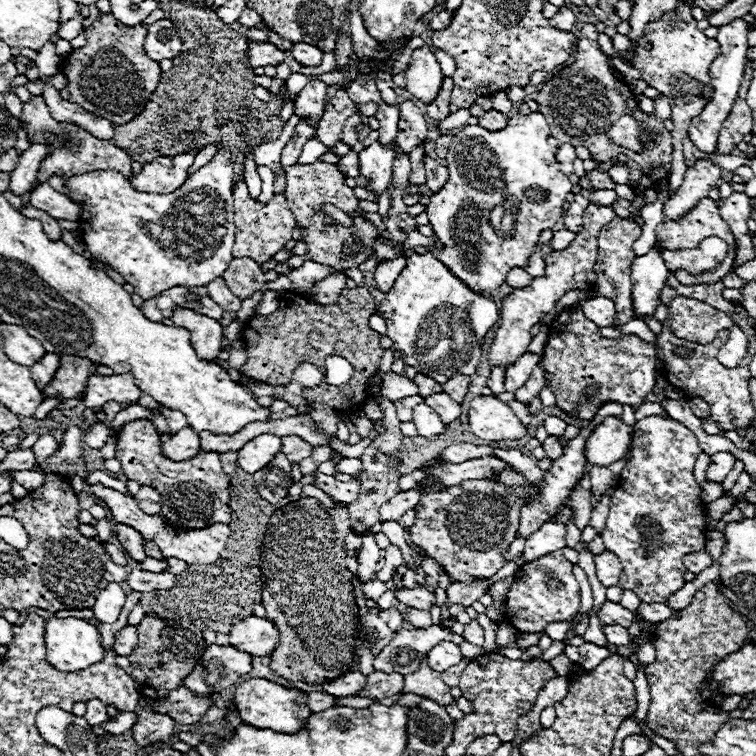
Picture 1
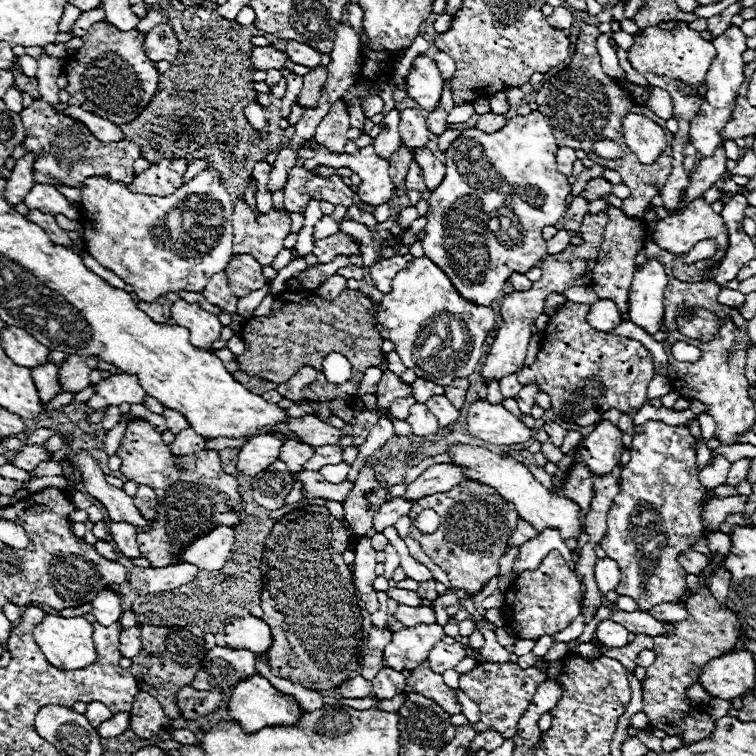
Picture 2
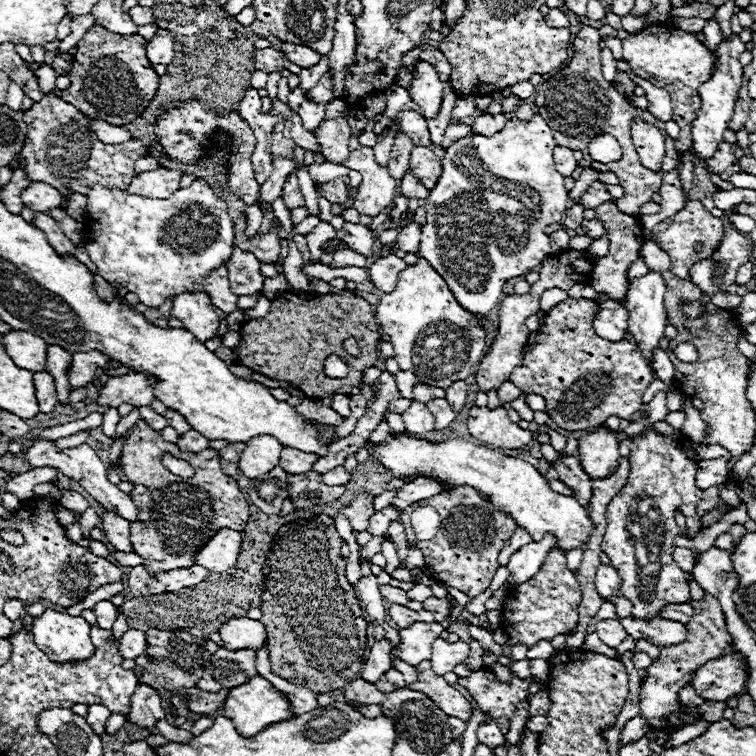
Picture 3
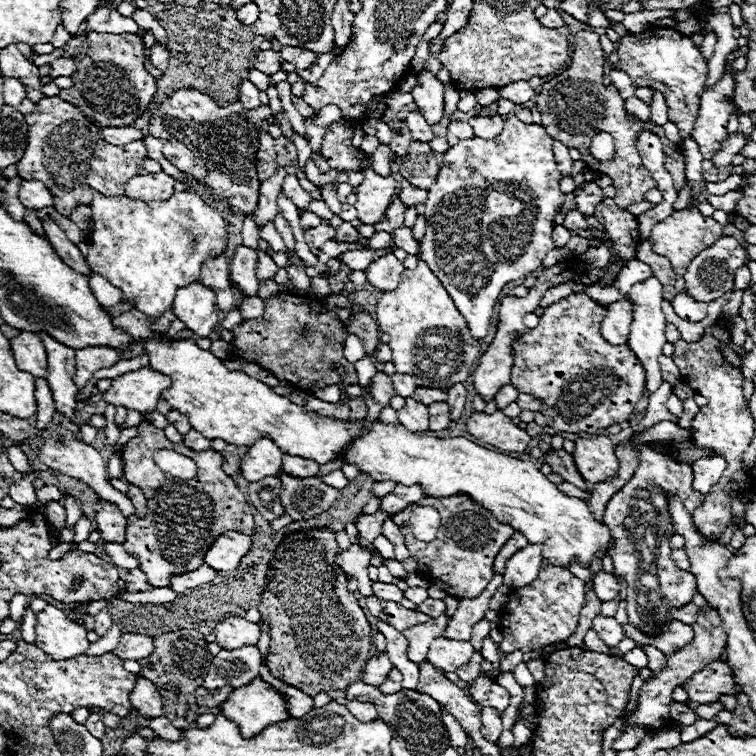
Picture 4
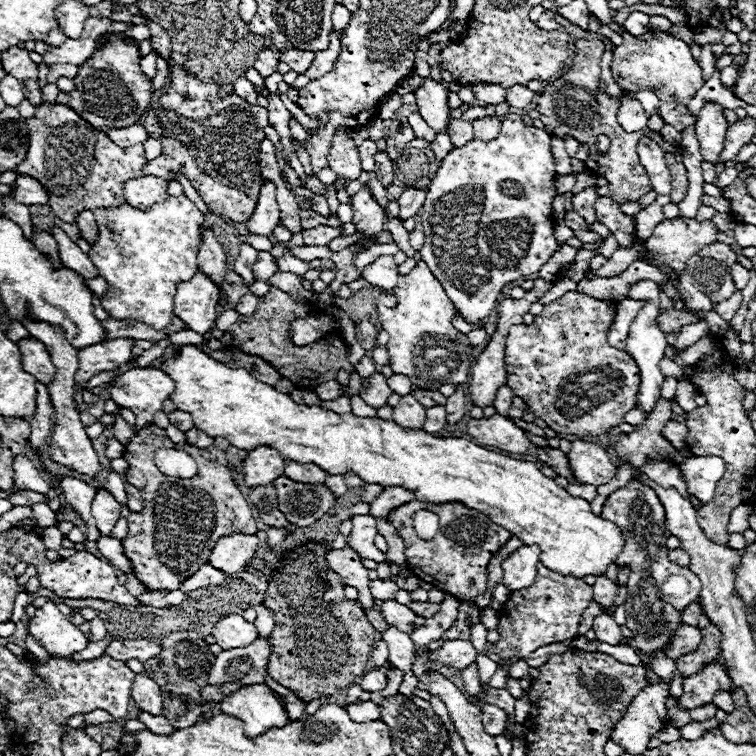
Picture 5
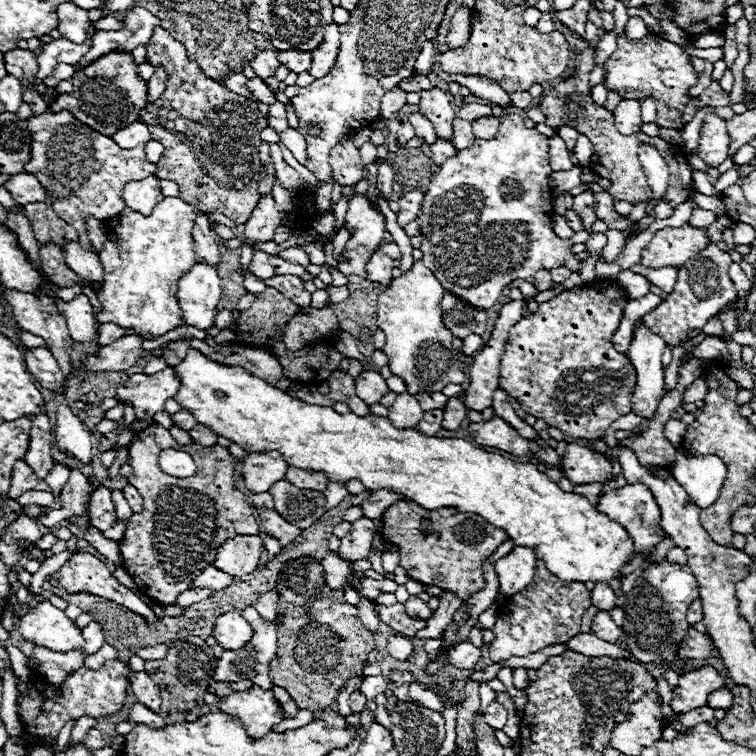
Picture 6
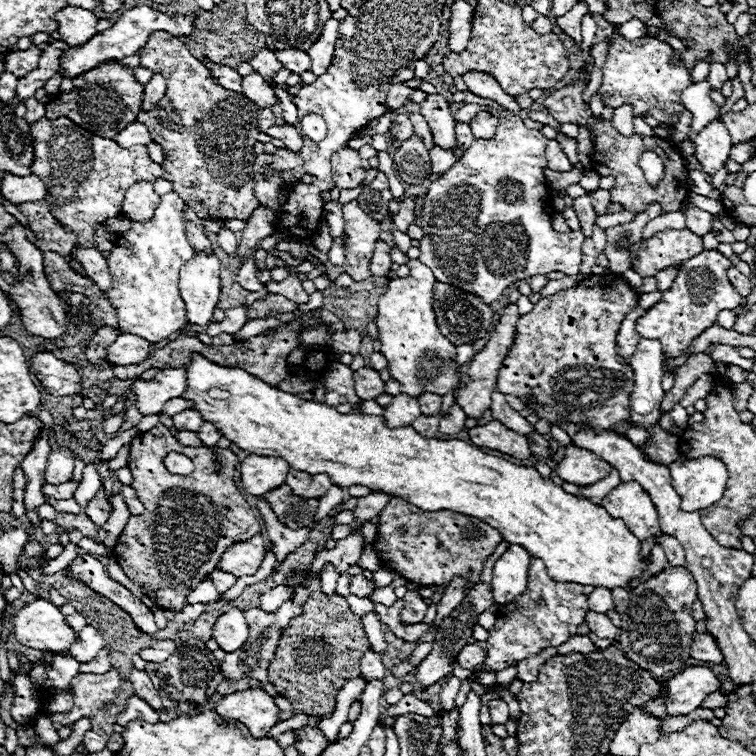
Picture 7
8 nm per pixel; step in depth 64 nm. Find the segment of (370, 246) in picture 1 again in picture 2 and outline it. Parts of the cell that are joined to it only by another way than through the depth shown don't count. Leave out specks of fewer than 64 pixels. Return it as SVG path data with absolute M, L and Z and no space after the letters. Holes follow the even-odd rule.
M294 166L288 172L288 180L284 186L284 208L288 212L304 214L310 200L326 200L336 206L352 206L354 192L350 186L342 182L340 176L332 174L328 178L316 176L314 170L306 170L302 166ZM336 232L322 240L314 240L312 254L316 256L318 264L328 264L336 256L362 256L360 246L342 232Z

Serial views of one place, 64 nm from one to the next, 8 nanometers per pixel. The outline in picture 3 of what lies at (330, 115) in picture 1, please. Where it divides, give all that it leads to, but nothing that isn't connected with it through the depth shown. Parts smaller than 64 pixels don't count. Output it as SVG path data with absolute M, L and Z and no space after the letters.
M330 118L322 120L316 130L316 140L322 146L322 154L330 162L342 162L350 156L348 138L350 138L350 124L346 118Z

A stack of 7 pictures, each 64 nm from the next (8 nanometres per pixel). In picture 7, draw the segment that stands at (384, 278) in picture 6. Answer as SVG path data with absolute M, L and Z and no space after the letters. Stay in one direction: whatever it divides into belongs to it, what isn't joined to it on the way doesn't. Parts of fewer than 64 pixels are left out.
M378 242L376 248L374 248L374 256L372 256L372 262L370 262L370 272L372 276L386 276L392 268L392 260L388 256L388 244L386 242Z

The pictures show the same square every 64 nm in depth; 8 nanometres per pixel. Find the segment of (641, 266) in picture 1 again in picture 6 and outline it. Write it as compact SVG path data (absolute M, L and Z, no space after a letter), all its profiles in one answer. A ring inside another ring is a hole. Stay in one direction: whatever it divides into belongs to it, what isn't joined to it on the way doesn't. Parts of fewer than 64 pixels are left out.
M630 270L622 272L618 276L618 284L626 290L628 298L634 300L634 298L642 298L646 294L650 294L650 282L644 278L644 276L638 276L638 274L632 274ZM642 318L634 326L634 338L630 342L628 358L636 366L636 388L632 394L632 412L650 418L658 408L658 400L664 392L664 368L662 352L666 342L642 324Z

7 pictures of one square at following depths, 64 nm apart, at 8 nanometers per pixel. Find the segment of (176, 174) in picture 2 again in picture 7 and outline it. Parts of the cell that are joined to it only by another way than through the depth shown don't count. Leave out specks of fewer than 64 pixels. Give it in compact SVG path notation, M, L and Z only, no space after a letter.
M136 182L124 194L124 216L132 220L150 220L160 202L160 196L154 192L152 182Z

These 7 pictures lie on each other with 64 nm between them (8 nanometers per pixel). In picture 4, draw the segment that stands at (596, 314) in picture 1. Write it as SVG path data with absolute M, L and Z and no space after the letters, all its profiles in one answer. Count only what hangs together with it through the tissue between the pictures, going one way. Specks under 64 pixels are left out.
M618 300L606 306L606 318L600 324L600 334L610 344L626 344L628 326L632 322L632 304L628 300Z

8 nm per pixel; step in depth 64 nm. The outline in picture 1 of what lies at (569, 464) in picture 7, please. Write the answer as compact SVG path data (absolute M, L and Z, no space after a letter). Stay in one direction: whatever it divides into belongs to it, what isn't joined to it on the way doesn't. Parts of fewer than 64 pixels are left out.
M608 416L600 426L594 428L594 434L586 440L586 460L592 466L608 466L624 458L632 444L634 428L624 424L622 418Z

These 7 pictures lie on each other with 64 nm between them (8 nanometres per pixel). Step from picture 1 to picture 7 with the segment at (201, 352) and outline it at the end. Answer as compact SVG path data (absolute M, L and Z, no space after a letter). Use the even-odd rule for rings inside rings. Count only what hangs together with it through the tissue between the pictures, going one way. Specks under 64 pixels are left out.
M198 252L192 262L180 270L180 294L186 304L190 324L208 326L220 298L220 260ZM218 286L218 294L216 294Z

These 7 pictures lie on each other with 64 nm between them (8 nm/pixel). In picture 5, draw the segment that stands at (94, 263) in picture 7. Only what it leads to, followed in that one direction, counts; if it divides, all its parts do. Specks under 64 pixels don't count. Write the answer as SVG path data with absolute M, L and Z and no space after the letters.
M52 226L52 236L58 244L58 256L60 256L64 266L68 266L70 270L74 270L74 272L78 272L86 278L96 278L98 276L98 270L90 262L88 254L84 254L58 226Z

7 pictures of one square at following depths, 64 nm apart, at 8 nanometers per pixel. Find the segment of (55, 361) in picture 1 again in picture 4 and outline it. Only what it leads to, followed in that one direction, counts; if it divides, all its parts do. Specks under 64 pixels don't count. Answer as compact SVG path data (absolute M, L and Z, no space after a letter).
M34 378L34 382L36 382L36 402L38 402L38 412L36 412L38 428L44 430L56 412L54 398L52 398L52 390L46 378Z

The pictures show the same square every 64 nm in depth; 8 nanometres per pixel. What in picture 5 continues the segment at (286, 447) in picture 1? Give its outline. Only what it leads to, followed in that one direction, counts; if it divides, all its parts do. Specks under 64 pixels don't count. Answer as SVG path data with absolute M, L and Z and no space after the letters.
M286 460L284 462L284 474L288 478L294 478L296 482L310 482L310 484L318 484L324 482L326 472L322 468L318 468L316 464L298 464L294 460Z

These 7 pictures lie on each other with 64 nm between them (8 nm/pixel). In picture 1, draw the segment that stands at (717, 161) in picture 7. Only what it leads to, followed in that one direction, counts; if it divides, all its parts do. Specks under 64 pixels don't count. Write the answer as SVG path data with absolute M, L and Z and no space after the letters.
M742 18L732 20L726 26L720 26L720 32L716 36L716 40L722 46L722 54L718 56L718 60L714 60L714 64L710 66L710 76L712 76L712 88L714 88L714 98L710 100L710 104L706 104L706 108L702 110L700 116L696 116L690 124L688 136L694 142L694 146L702 152L716 152L716 144L718 144L718 134L722 128L722 122L728 118L734 100L738 96L738 86L744 78L744 68L746 68L746 52L748 52L748 22Z

